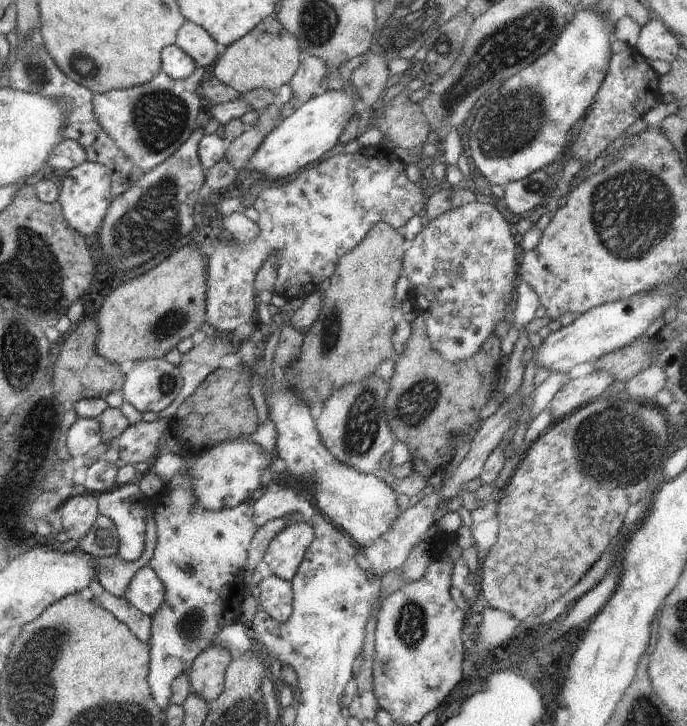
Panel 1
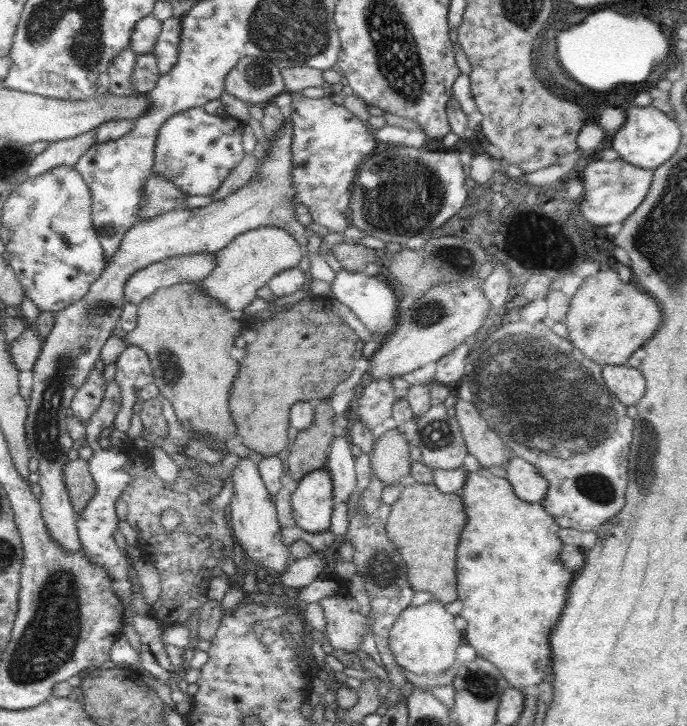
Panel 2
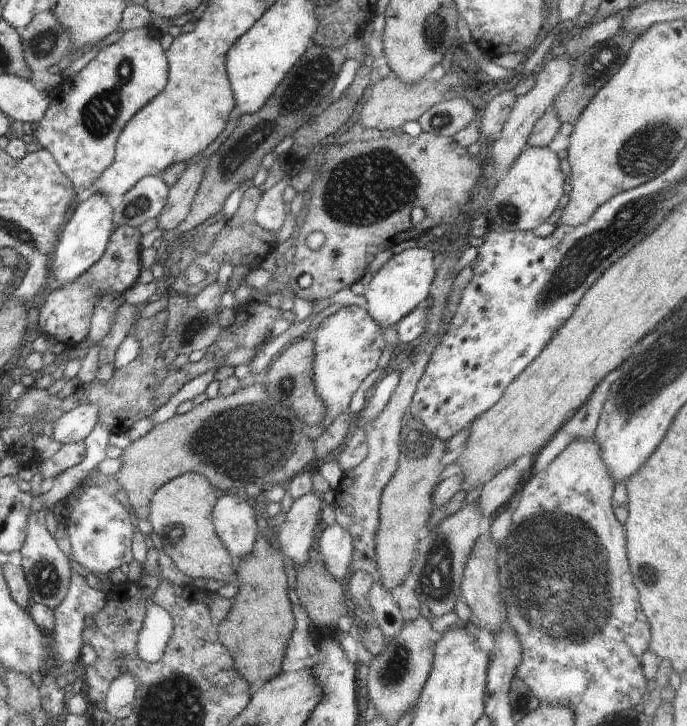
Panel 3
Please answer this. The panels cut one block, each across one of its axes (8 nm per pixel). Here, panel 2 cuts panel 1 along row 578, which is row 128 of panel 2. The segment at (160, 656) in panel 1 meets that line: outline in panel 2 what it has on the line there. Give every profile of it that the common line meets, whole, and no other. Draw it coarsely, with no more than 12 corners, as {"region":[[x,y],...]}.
{"region":[[192,107],[157,132],[153,172],[214,194],[245,156],[243,125]]}

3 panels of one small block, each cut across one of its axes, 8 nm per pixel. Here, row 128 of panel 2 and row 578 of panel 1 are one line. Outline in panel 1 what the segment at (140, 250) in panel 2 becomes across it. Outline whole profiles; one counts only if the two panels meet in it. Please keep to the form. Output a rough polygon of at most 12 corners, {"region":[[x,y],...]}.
{"region":[[294,521],[270,541],[263,561],[291,582],[313,538]]}

